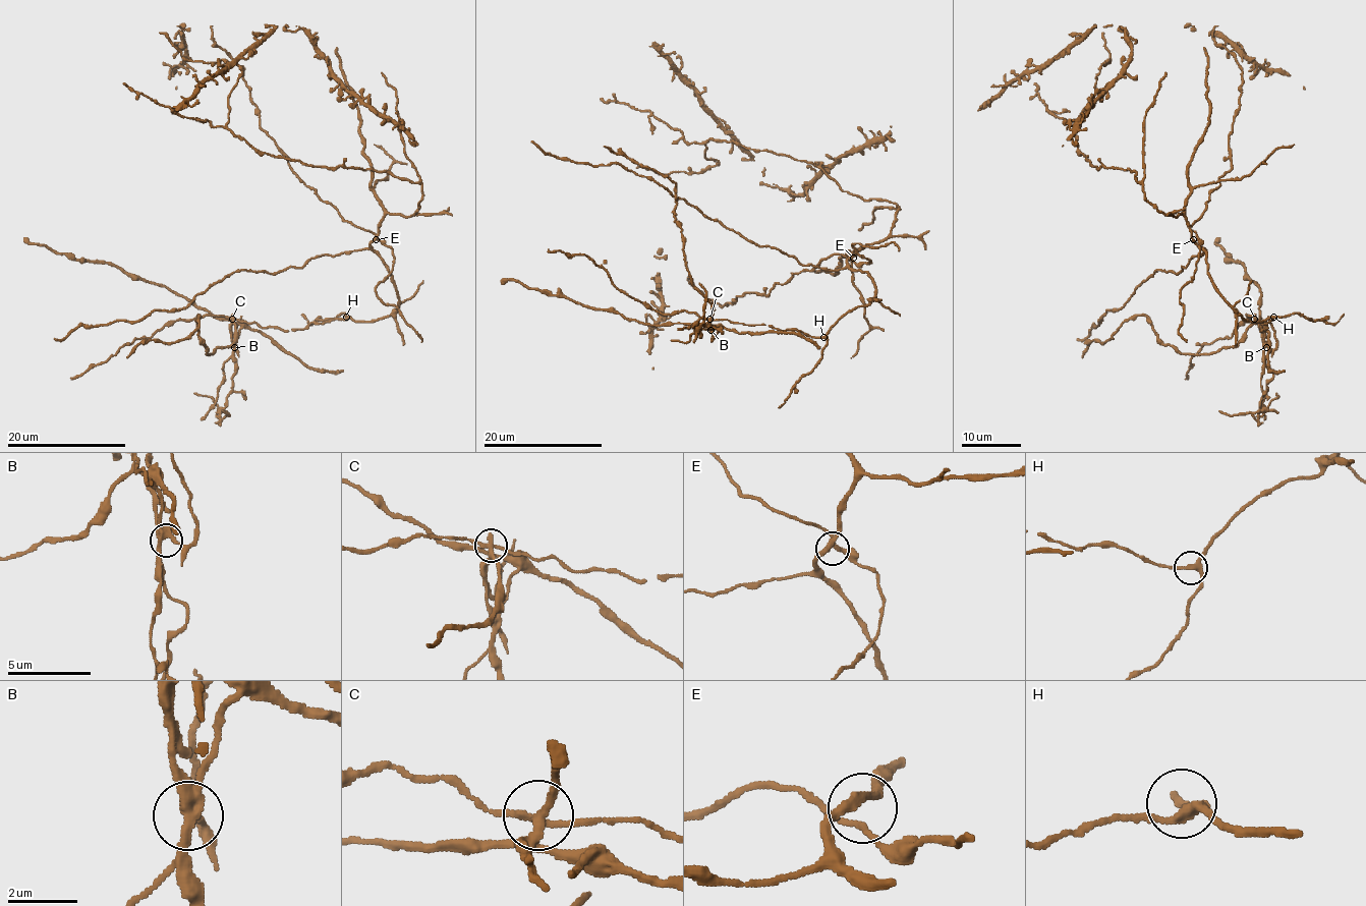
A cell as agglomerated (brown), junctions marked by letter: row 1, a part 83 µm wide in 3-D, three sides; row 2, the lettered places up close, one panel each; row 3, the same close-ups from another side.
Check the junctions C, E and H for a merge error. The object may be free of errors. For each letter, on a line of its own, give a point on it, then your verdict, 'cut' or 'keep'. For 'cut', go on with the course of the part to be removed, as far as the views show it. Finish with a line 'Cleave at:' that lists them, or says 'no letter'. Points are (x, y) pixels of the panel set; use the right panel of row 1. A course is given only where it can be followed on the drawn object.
C: at (1254, 319); cut; foreign part runs (1254, 318), (1235, 346), (1205, 355), (1179, 353), (1143, 315), (1133, 315), (1103, 343), (1090, 343), (1082, 357)
E: at (1193, 239); keep
H: at (1273, 317); keep
Cleave at: C

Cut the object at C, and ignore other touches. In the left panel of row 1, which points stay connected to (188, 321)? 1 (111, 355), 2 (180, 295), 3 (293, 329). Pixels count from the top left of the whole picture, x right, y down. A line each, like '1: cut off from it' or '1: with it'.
1: with it
2: cut off from it
3: with it

